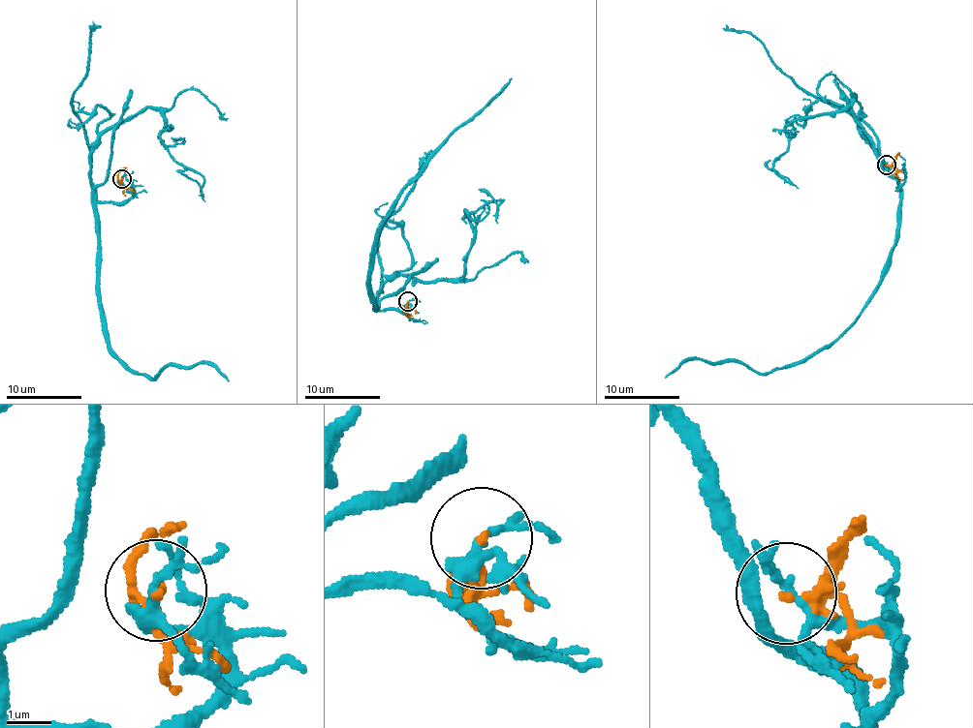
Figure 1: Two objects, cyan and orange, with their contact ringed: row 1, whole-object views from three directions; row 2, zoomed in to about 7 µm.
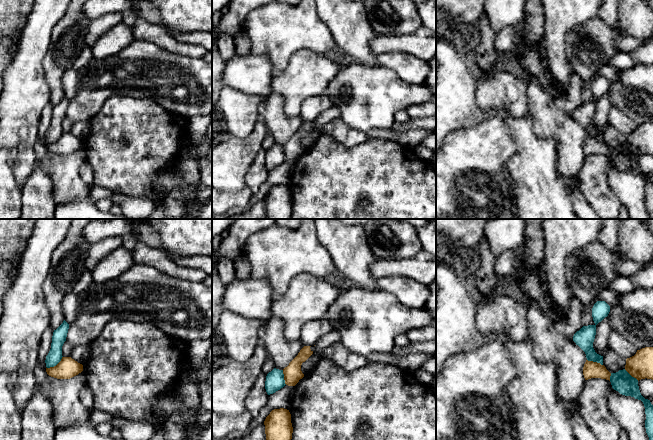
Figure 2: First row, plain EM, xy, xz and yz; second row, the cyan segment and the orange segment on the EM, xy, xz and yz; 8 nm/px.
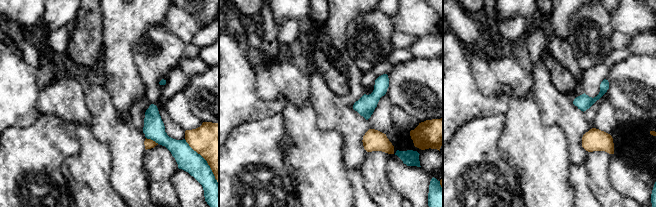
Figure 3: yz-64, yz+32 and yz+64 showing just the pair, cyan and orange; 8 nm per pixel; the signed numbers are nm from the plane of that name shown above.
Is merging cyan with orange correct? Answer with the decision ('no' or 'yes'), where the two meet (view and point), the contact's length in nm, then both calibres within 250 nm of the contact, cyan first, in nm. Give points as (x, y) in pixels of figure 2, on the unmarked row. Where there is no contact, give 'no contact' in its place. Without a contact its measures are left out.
no; meets cyan in xy at (55, 141); contact 160 nm long; 120 nm thick on the cyan side, 160 nm on the other

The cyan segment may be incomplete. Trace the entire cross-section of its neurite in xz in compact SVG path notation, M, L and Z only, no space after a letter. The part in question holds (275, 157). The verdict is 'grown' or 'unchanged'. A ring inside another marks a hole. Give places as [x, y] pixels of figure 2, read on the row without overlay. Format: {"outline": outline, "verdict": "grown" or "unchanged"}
{"outline": "M274 144L266 152L265 165L268 171L275 169L285 162L283 146Z", "verdict": "unchanged"}

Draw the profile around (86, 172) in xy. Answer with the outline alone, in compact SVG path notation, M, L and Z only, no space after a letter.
M85 162L81 165L81 167L79 168L79 175L86 185L90 187L93 185L94 171L92 166L88 162Z

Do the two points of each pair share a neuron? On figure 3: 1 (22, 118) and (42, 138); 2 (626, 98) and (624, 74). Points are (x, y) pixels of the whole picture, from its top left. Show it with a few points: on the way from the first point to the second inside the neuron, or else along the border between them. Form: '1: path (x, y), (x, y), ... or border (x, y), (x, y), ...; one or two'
1: border (41, 115), (28, 126), (10, 127); two
2: path (626, 92), (626, 80); one

